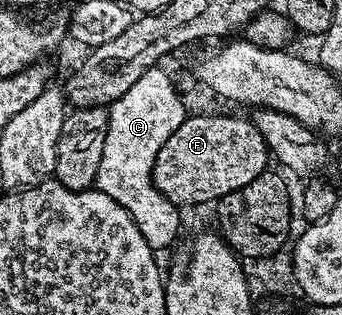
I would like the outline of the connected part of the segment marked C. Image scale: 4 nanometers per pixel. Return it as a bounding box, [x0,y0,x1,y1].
[95,68,185,252]

